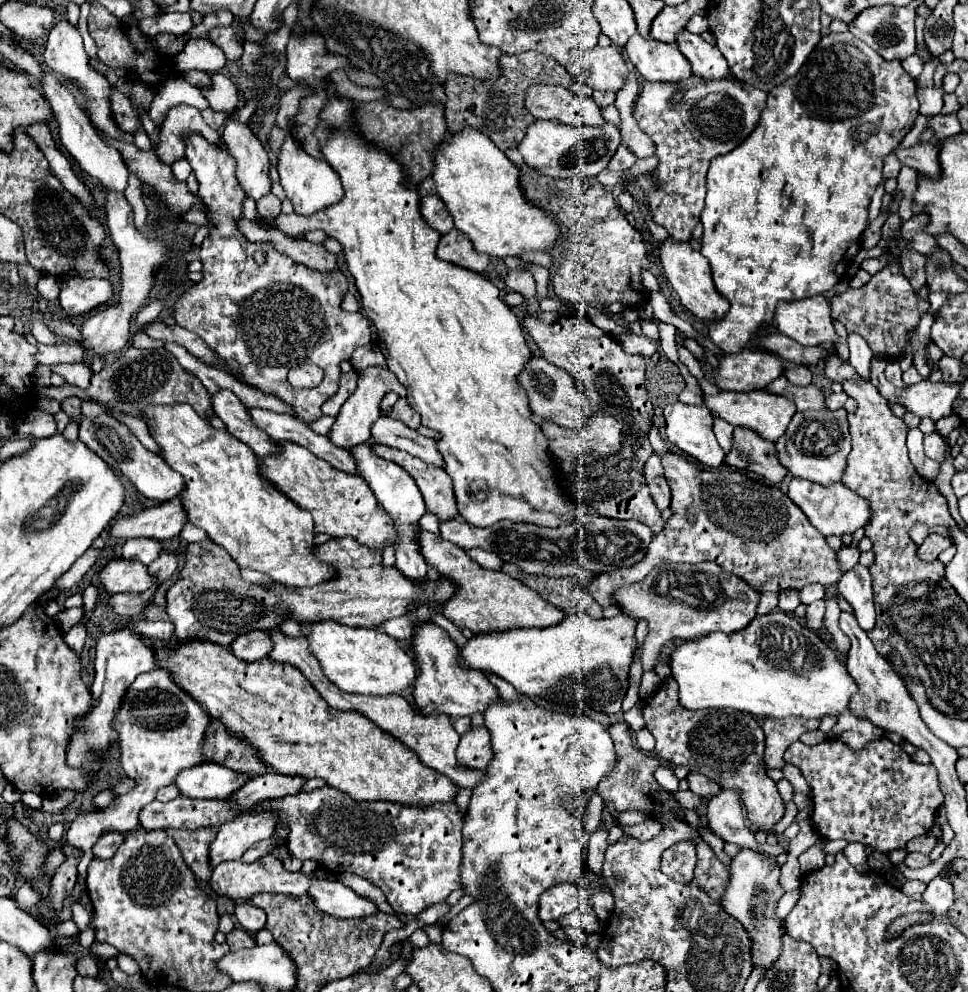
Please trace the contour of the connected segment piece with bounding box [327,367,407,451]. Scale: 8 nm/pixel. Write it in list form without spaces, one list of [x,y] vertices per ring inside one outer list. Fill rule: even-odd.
[[[367,367],[359,373],[359,383],[357,383],[357,389],[355,393],[343,403],[331,431],[329,431],[329,439],[331,443],[335,443],[335,447],[341,447],[341,449],[351,449],[355,447],[355,443],[369,443],[371,441],[371,433],[369,433],[369,427],[371,423],[381,415],[381,407],[379,407],[379,401],[383,399],[383,395],[387,391],[395,391],[399,397],[407,396],[407,389],[397,381],[397,377],[385,369],[385,367]]]

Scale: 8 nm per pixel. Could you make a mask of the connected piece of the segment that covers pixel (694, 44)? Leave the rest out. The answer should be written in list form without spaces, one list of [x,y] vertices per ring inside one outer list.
[[[681,31],[677,35],[677,45],[679,45],[679,51],[689,59],[693,73],[699,75],[701,79],[719,81],[725,77],[733,77],[721,51],[715,45],[707,43],[701,35]]]

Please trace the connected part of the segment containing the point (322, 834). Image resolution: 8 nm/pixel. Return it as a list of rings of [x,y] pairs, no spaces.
[[[325,785],[311,793],[299,793],[291,797],[283,797],[277,801],[261,801],[255,805],[253,811],[259,807],[275,809],[279,813],[279,823],[287,823],[291,827],[291,835],[287,839],[289,853],[299,859],[313,859],[323,869],[331,873],[345,873],[351,871],[373,885],[377,885],[389,905],[397,913],[417,915],[425,907],[441,903],[449,897],[451,891],[459,889],[459,863],[461,863],[461,845],[463,845],[463,817],[457,813],[455,803],[435,803],[431,807],[401,807],[397,803],[363,803],[353,801],[349,795]]]

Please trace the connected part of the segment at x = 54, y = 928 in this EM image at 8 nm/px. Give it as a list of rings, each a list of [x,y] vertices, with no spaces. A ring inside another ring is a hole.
[[[43,919],[43,923],[49,927],[51,935],[63,935],[63,937],[75,937],[75,935],[79,935],[79,927],[73,921],[63,921],[59,925],[49,925],[49,921]]]

